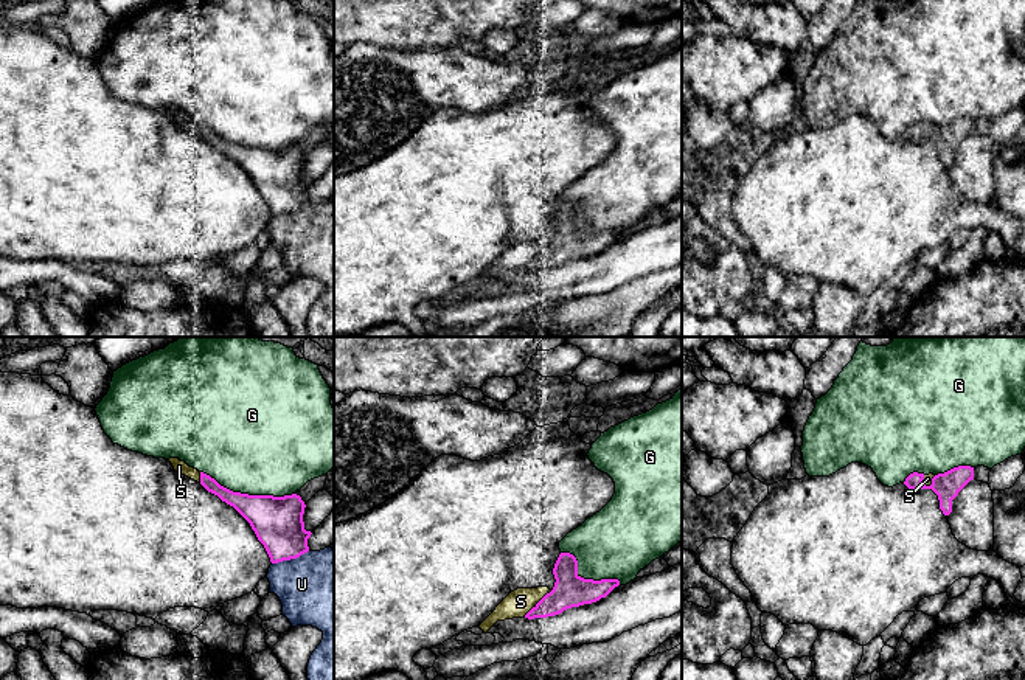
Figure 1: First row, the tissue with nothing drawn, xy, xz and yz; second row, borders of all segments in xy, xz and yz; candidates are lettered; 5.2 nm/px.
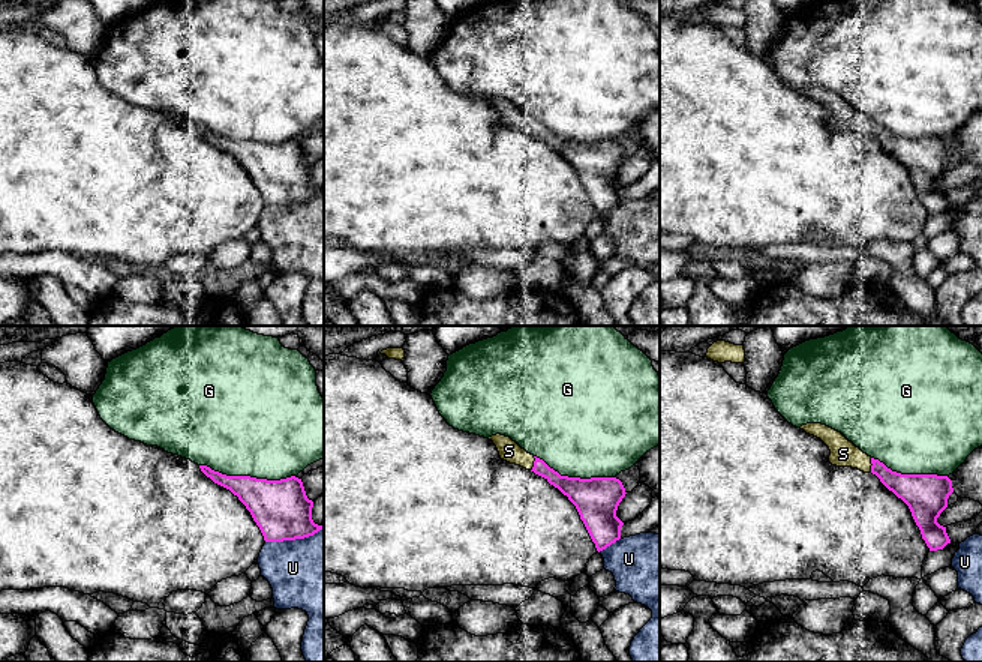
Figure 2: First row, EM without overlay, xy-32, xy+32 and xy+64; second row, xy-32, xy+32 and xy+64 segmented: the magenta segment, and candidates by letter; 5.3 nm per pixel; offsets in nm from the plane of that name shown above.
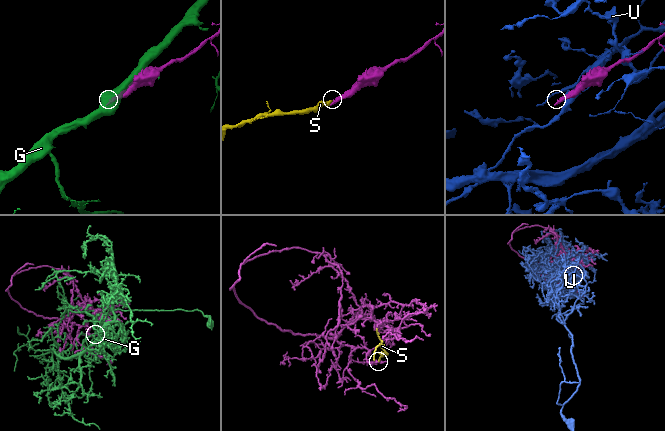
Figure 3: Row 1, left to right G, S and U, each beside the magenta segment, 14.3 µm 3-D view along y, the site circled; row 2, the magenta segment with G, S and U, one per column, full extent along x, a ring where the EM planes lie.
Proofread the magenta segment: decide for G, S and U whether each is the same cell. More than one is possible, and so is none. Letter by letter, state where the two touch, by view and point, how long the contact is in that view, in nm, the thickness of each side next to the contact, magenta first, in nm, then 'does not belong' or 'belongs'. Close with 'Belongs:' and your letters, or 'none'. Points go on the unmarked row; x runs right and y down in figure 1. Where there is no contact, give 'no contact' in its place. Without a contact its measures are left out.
G: xy (247, 146) | 500 nm | 260/500 nm | does not belong
S: xz (538, 255) | 200 nm | 180/140 nm | belongs
U: xy (289, 211) | 200 nm | 260/400 nm | does not belong
Belongs: S

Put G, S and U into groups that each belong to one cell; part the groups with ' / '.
G / S / U

